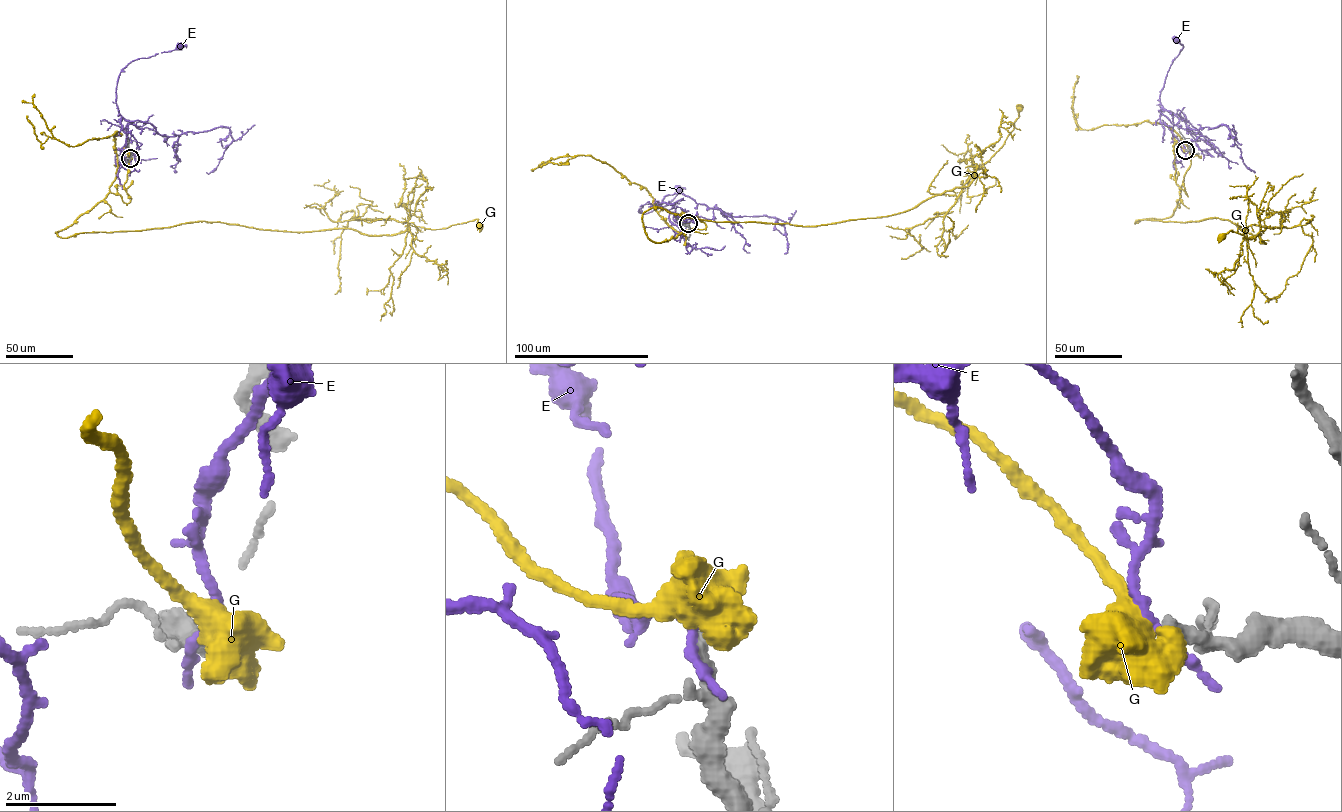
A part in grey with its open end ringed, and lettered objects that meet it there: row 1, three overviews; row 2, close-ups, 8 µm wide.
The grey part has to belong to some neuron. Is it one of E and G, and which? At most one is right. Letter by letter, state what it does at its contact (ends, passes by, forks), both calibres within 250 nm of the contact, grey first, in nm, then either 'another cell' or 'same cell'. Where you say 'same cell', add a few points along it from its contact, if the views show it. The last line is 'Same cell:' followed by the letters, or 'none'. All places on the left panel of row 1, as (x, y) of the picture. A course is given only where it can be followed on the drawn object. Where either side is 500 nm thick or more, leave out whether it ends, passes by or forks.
E: it passes by; 190 nm thick on the grey side, 150 nm on the other; another cell
G: 150 nm thick on the grey side, 700 nm on the other; another cell
Same cell: none

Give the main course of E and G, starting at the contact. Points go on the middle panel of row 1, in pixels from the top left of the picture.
E: (688, 223), (685, 211), (665, 202), (645, 203), (638, 211), (647, 213), (667, 205), (678, 189)
G: (688, 223), (681, 213), (706, 226), (656, 242), (642, 218), (904, 212), (968, 186), (1019, 107)

